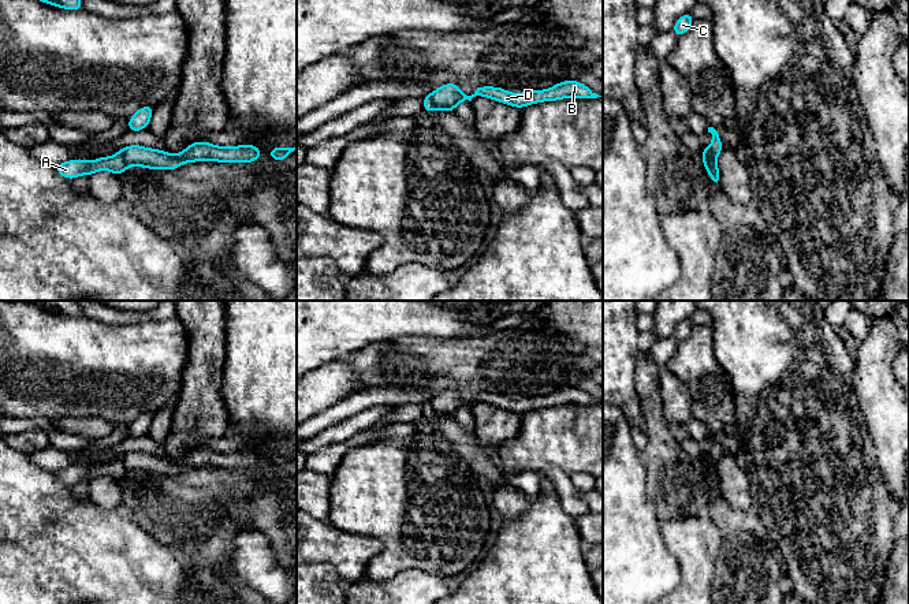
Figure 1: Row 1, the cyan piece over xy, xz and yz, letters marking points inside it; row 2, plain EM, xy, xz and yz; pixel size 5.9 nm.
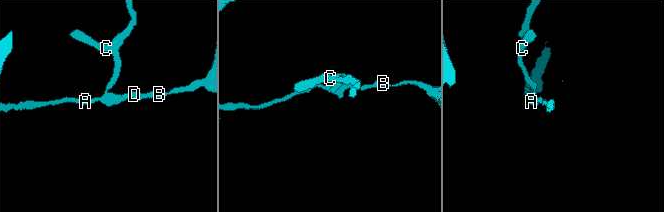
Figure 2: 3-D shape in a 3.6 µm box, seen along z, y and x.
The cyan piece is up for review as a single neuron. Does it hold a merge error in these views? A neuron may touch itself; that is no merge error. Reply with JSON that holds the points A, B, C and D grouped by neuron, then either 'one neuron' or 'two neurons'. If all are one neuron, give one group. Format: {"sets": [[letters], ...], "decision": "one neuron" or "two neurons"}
{"sets": [["A", "C"], ["B", "D"]], "decision": "two neurons"}

